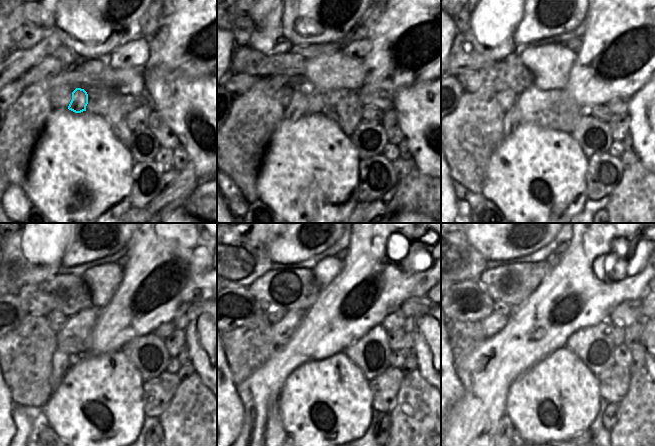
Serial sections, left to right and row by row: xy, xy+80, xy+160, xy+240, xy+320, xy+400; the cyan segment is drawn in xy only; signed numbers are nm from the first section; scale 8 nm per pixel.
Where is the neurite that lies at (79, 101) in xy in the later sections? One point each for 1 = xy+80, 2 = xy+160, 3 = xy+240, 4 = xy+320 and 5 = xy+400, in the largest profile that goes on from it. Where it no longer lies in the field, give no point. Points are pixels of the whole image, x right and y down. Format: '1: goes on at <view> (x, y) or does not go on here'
1: goes on at xy+80 (298, 105)
2: goes on at xy+160 (512, 118)
3: goes on at xy+240 (61, 361)
4: goes on at xy+320 (274, 426)
5: goes on at xy+400 (505, 426)

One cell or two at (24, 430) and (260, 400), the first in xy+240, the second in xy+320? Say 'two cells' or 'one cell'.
one cell

